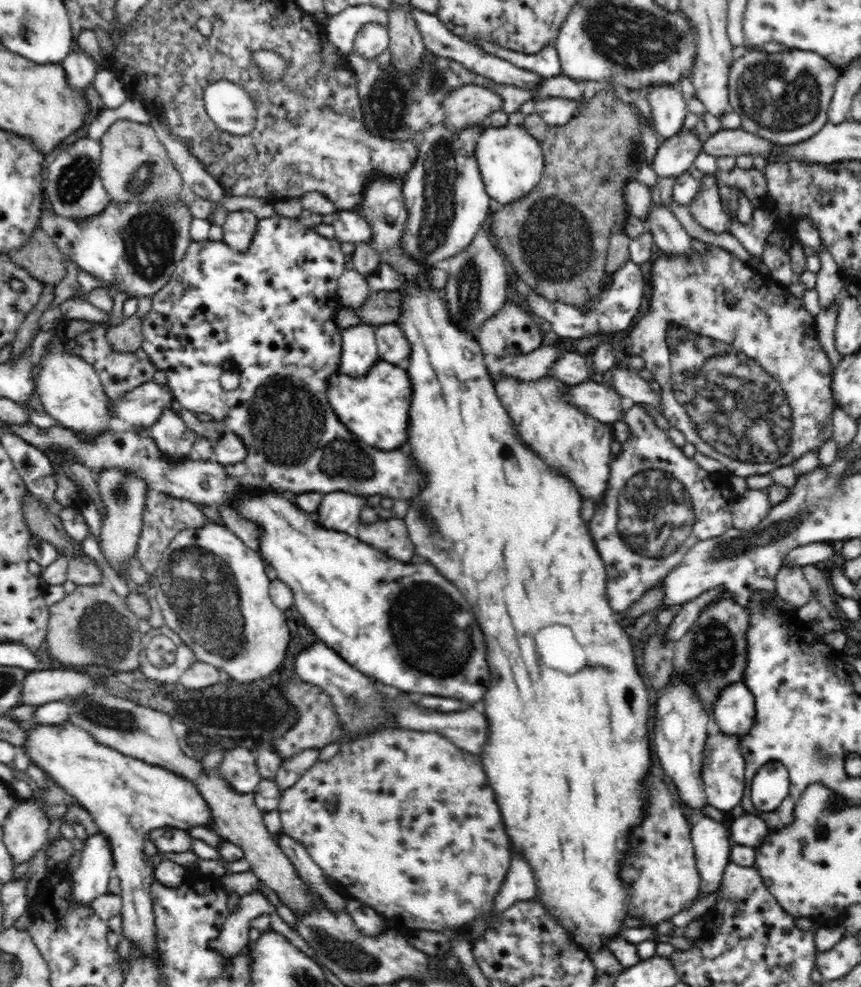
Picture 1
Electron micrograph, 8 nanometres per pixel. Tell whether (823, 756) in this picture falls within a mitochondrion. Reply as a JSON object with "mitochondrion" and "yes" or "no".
{"mitochondrion":"yes"}

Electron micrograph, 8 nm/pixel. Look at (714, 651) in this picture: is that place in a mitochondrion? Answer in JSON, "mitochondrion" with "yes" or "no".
{"mitochondrion":"yes"}

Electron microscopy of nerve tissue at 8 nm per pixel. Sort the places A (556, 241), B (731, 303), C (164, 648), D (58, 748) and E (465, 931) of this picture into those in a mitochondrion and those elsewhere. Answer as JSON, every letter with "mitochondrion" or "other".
{"A":"mitochondrion","B":"other","C":"mitochondrion","D":"other","E":"other"}

